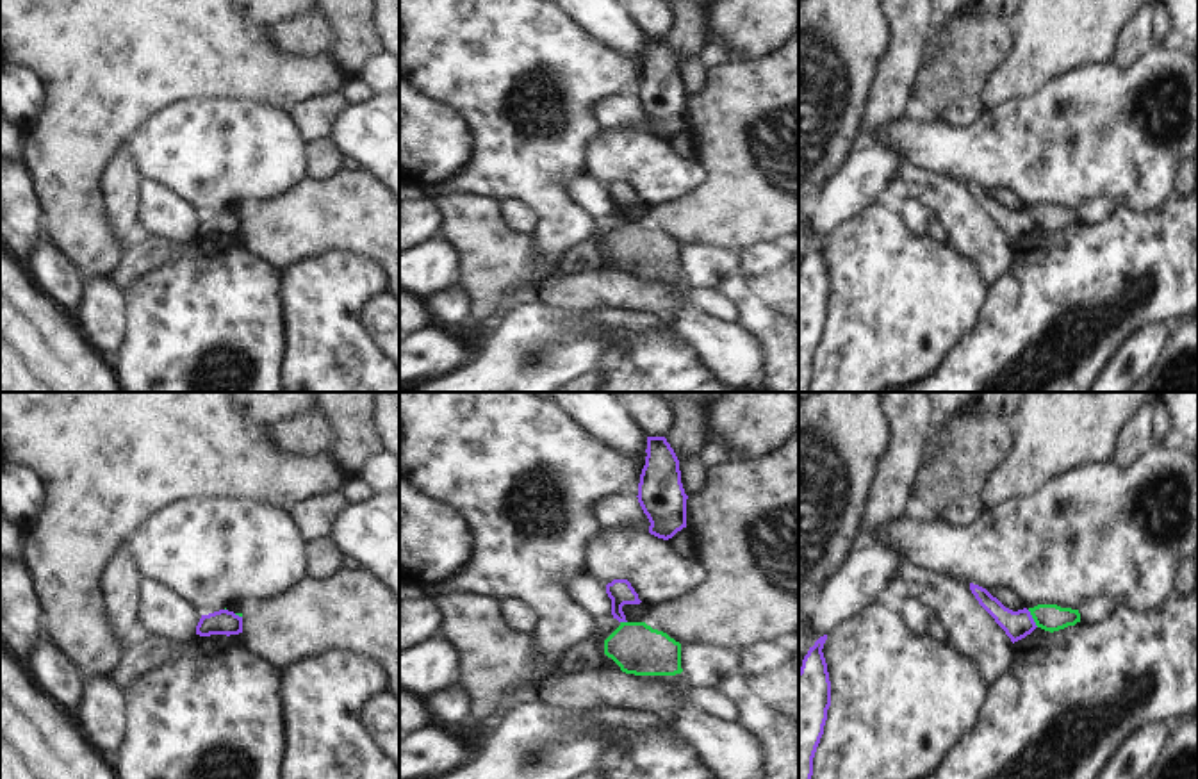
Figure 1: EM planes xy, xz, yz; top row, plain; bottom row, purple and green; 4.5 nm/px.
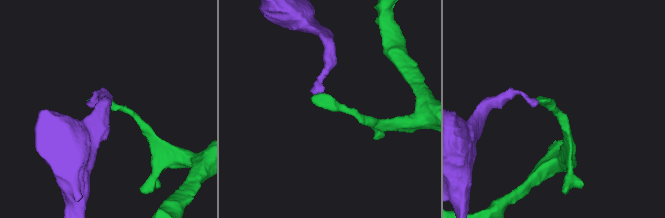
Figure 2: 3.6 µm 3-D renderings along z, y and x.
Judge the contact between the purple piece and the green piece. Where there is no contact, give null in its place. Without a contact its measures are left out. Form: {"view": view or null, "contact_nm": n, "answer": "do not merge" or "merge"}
{"view": "yz", "contact_nm": 90, "answer": "do not merge"}

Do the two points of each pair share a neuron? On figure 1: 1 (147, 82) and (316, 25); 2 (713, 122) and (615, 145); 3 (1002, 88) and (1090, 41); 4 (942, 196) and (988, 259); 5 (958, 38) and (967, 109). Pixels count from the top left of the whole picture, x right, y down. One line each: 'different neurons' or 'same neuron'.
1: different neurons
2: different neurons
3: same neuron
4: same neuron
5: different neurons

